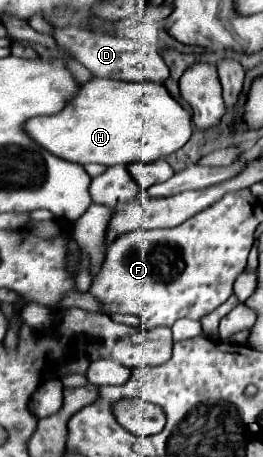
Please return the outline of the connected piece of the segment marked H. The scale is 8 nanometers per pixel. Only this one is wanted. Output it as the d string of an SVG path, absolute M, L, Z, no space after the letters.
M94 77L78 87L74 99L54 115L42 115L28 119L22 129L40 147L52 155L68 159L78 165L102 163L102 165L128 165L134 161L150 163L164 159L180 149L190 133L190 115L184 111L166 91L162 83L152 81L114 81Z

